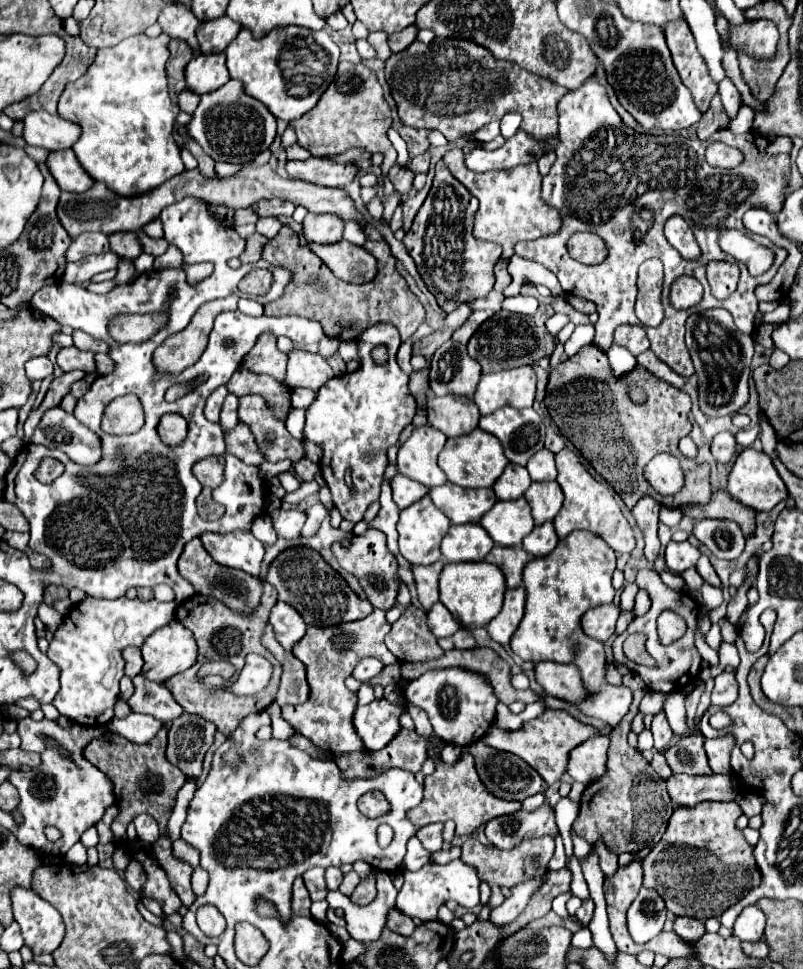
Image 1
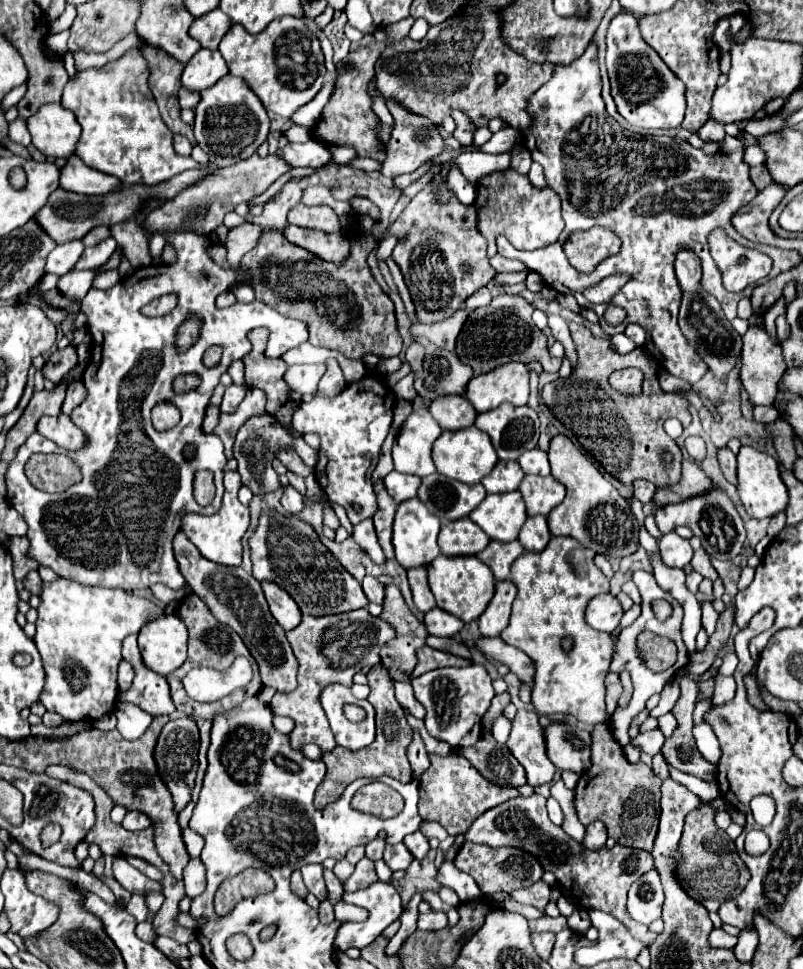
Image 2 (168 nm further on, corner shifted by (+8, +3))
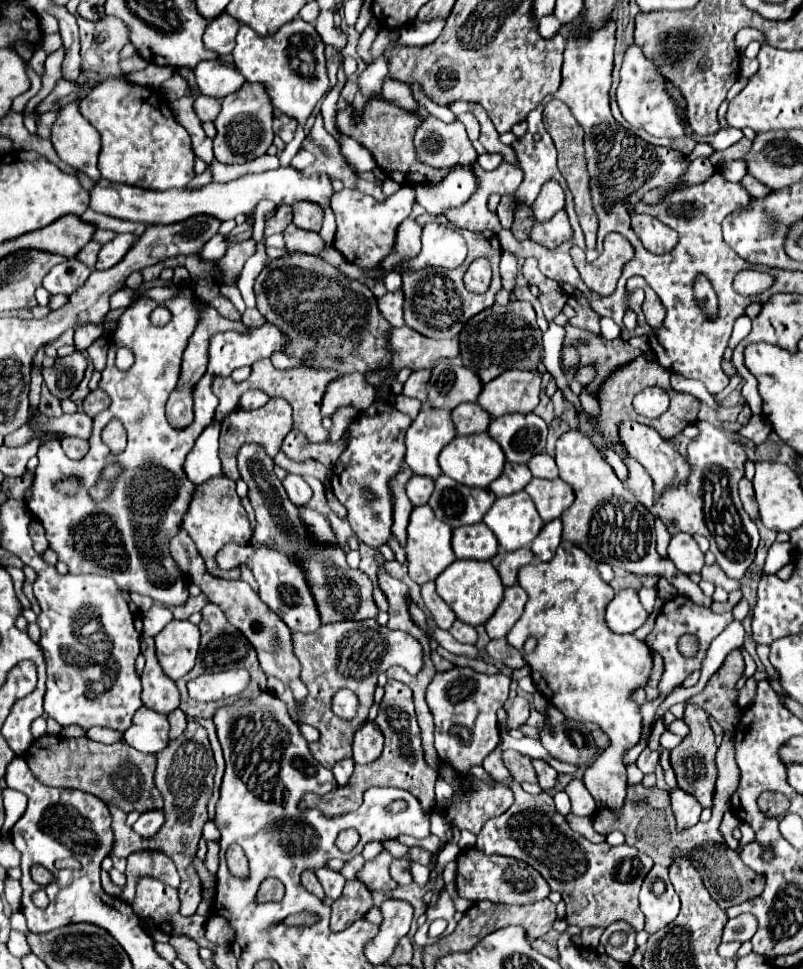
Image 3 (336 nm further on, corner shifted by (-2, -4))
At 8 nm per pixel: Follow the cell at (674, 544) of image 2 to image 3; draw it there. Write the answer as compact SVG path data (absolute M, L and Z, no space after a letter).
M678 533L672 537L668 545L668 557L674 561L678 571L686 575L700 573L700 569L704 567L704 553L700 551L692 535L686 535L686 533Z

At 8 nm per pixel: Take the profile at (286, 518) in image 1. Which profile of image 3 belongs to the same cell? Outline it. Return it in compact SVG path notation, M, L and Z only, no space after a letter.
M288 475L284 481L284 489L290 497L290 501L296 505L296 507L302 507L302 505L308 505L308 501L312 499L312 489L310 485L298 477L298 475Z

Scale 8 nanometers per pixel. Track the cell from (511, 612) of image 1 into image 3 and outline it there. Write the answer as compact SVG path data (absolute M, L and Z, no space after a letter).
M520 585L506 587L502 603L498 605L496 613L486 623L488 637L490 639L502 639L502 637L506 637L506 633L520 619L522 611L524 611L524 603L526 603L526 593L524 593L524 589Z

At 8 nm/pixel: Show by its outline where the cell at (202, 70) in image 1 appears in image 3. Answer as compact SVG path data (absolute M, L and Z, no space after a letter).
M222 59L200 61L200 65L194 67L194 77L200 93L216 99L238 91L246 81L232 63L226 63Z

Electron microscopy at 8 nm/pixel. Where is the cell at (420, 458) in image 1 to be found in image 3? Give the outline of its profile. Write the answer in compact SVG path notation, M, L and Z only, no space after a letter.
M422 407L410 429L406 431L406 457L404 463L414 475L436 479L442 475L438 455L444 445L456 437L450 413L444 409Z

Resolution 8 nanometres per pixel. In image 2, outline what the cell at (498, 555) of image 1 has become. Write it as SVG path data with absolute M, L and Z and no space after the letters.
M518 540L514 542L490 542L480 554L476 554L494 574L496 580L506 580L510 576L510 566L512 562L524 554L524 548L520 546Z

